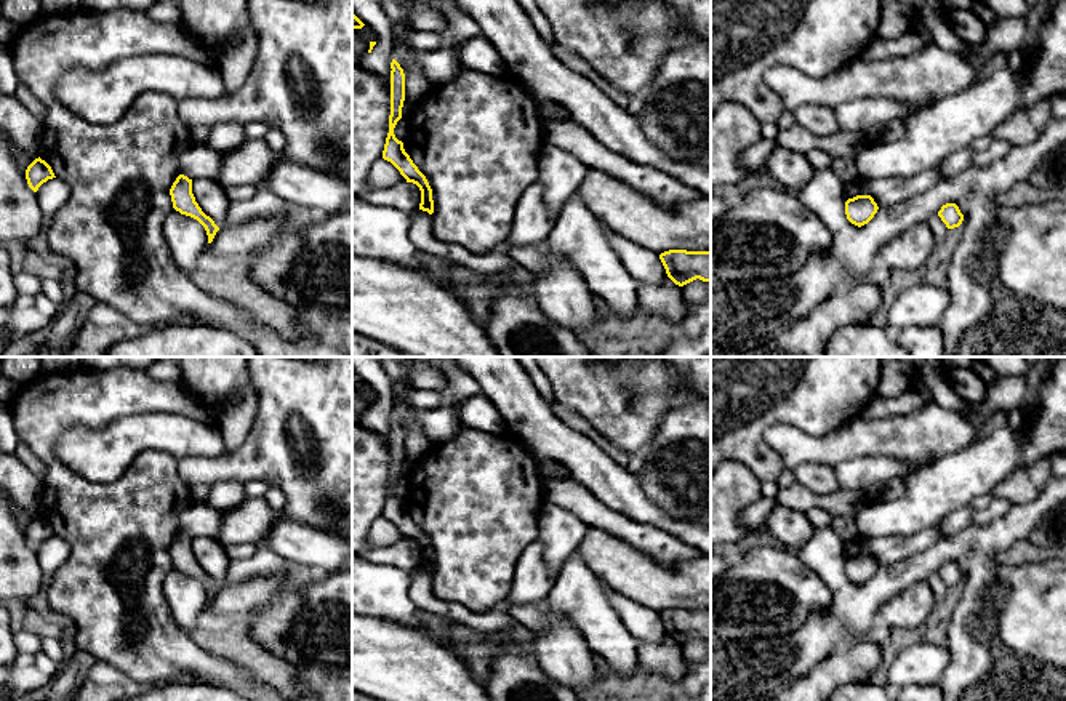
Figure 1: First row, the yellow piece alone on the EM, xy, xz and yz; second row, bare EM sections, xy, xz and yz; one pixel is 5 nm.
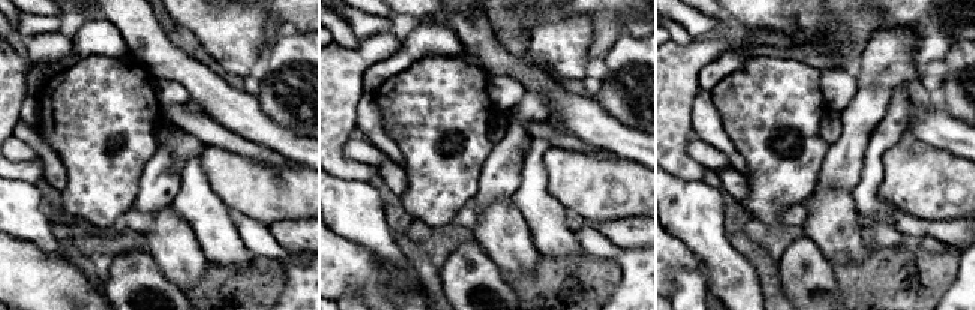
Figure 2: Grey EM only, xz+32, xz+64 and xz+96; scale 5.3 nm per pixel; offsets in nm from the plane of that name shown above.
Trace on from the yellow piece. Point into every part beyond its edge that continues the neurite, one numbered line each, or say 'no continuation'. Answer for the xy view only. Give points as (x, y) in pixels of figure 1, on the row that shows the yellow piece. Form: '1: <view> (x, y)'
no continuation

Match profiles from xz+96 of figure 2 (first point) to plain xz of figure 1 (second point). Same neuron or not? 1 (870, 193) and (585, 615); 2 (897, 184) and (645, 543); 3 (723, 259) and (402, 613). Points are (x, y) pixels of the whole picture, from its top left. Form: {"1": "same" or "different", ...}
{"1": "same", "2": "different", "3": "same"}

